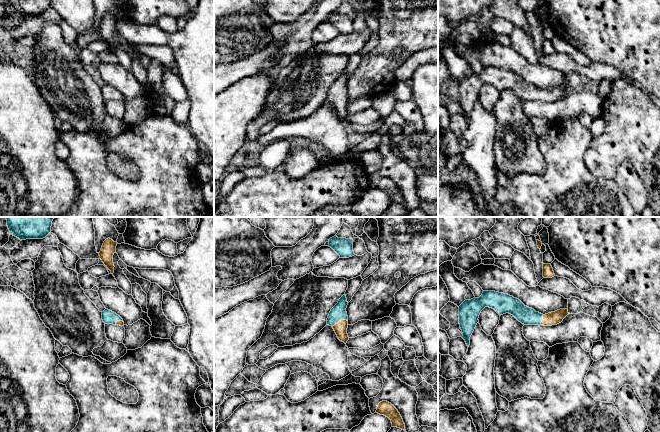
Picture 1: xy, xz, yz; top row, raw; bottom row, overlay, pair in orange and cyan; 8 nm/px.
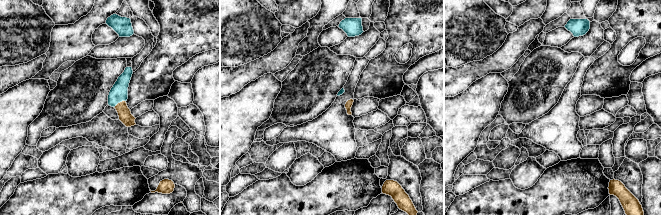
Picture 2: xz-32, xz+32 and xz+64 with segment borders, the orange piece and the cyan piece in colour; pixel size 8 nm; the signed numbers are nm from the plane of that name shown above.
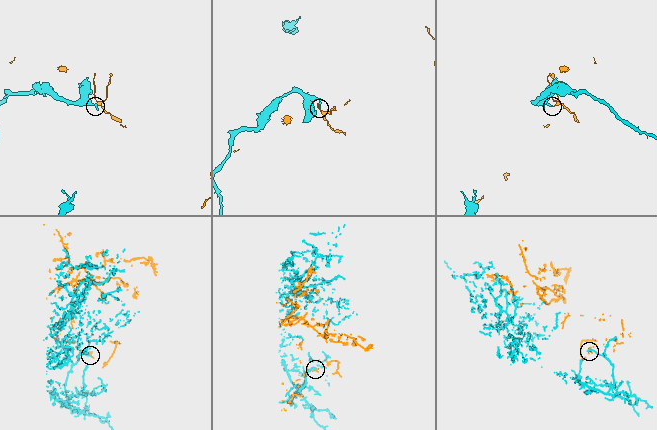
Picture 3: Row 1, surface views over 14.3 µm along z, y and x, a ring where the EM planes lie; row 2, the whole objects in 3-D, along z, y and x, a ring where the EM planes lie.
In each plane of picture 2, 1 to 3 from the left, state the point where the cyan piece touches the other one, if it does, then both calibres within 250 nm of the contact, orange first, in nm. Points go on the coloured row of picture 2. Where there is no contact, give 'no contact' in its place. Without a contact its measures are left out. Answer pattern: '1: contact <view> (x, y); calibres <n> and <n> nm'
1: contact xz-32 (119, 103); calibres 110 and 140 nm
2: no contact
3: no contact

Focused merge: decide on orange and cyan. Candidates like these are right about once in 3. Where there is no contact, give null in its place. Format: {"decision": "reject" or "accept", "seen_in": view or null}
{"decision": "reject", "seen_in": "xz"}

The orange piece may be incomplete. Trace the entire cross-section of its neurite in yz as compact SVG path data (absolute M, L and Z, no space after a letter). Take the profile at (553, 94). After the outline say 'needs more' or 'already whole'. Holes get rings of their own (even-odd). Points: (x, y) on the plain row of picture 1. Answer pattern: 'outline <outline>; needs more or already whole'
outline M560 85L555 88L551 88L543 91L543 96L541 101L552 102L557 101L563 97L563 95L568 91L568 85Z; already whole

